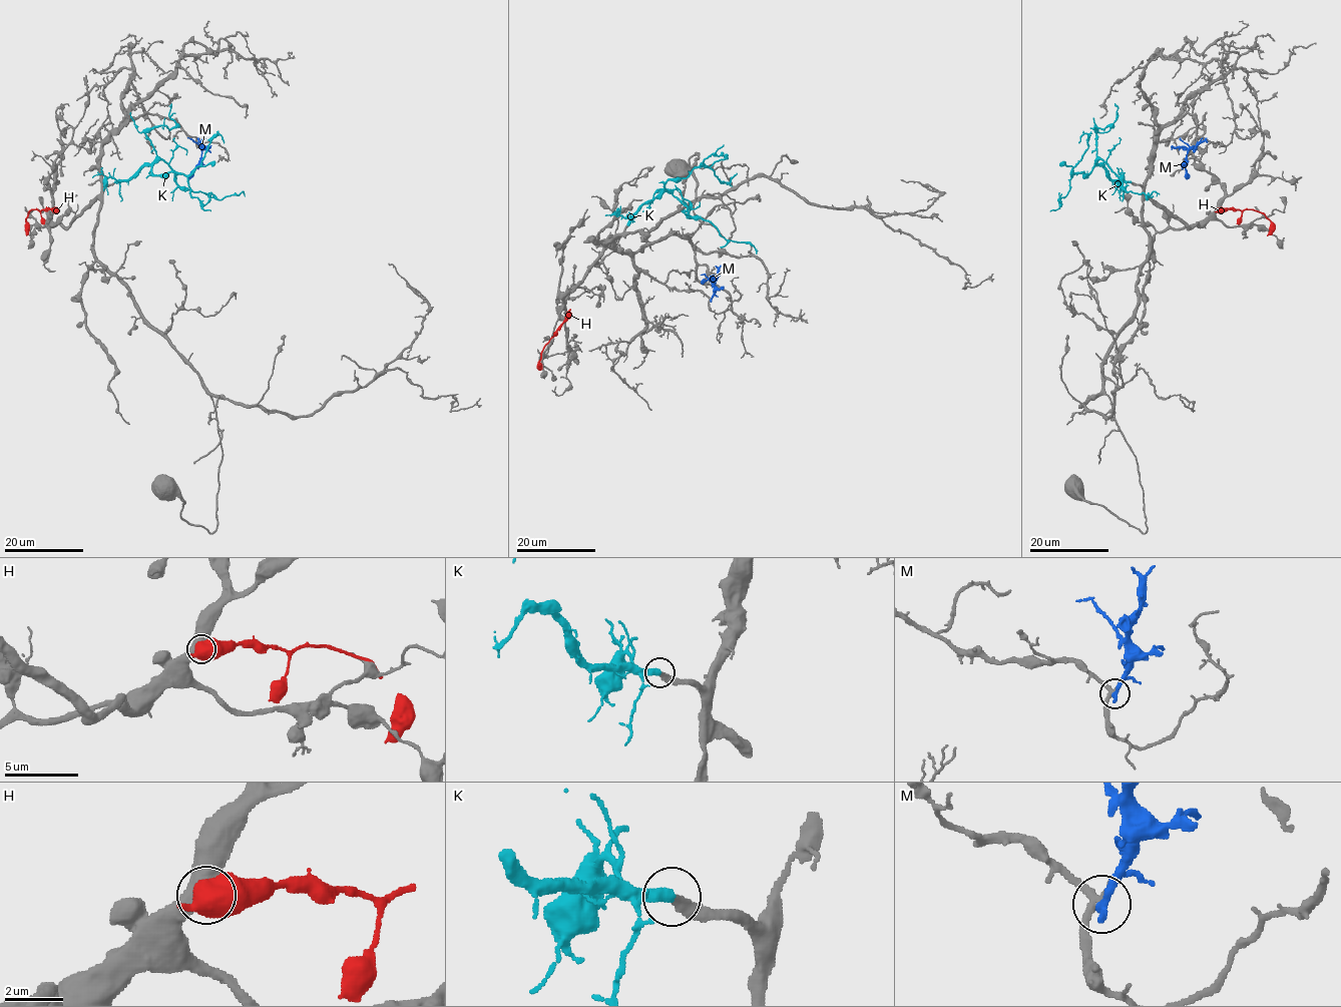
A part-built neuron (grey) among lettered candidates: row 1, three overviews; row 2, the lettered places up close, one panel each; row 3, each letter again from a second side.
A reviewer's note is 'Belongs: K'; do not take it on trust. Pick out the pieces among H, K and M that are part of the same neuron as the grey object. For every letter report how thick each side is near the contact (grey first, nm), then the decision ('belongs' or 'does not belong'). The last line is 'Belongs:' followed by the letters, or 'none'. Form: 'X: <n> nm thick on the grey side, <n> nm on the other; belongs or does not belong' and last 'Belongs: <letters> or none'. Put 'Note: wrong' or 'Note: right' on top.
Note: right
H: 480 nm thick on the grey side, 500 nm on the other; does not belong
K: 360 nm thick on the grey side, 480 nm on the other; belongs
M: 240 nm thick on the grey side, 400 nm on the other; does not belong
Belongs: K

